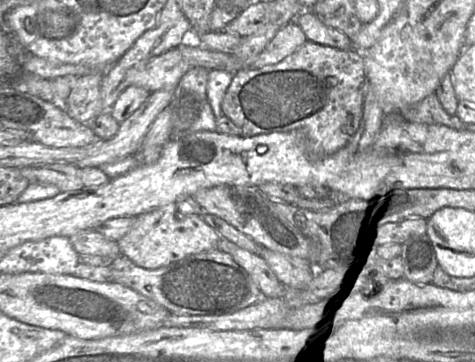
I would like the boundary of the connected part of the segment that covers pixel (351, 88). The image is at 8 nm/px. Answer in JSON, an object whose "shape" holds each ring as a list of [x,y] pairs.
{"shape":[[[307,40],[304,44],[298,47],[292,54],[287,56],[281,62],[273,65],[266,65],[262,68],[244,68],[237,71],[230,85],[223,97],[221,109],[222,115],[228,117],[234,124],[241,129],[241,136],[252,137],[261,134],[270,134],[273,132],[299,132],[301,133],[307,142],[310,154],[314,157],[324,157],[332,155],[343,148],[353,134],[357,131],[362,121],[362,110],[363,110],[363,98],[364,98],[364,82],[365,82],[365,71],[363,58],[361,53],[350,50],[339,50],[333,47],[320,45]]]}

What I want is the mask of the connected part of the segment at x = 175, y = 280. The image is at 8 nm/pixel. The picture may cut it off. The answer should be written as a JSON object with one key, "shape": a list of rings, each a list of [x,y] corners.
{"shape":[[[219,247],[156,269],[142,268],[121,254],[112,260],[110,268],[114,282],[137,291],[173,314],[228,314],[246,308],[262,297],[250,274]]]}

